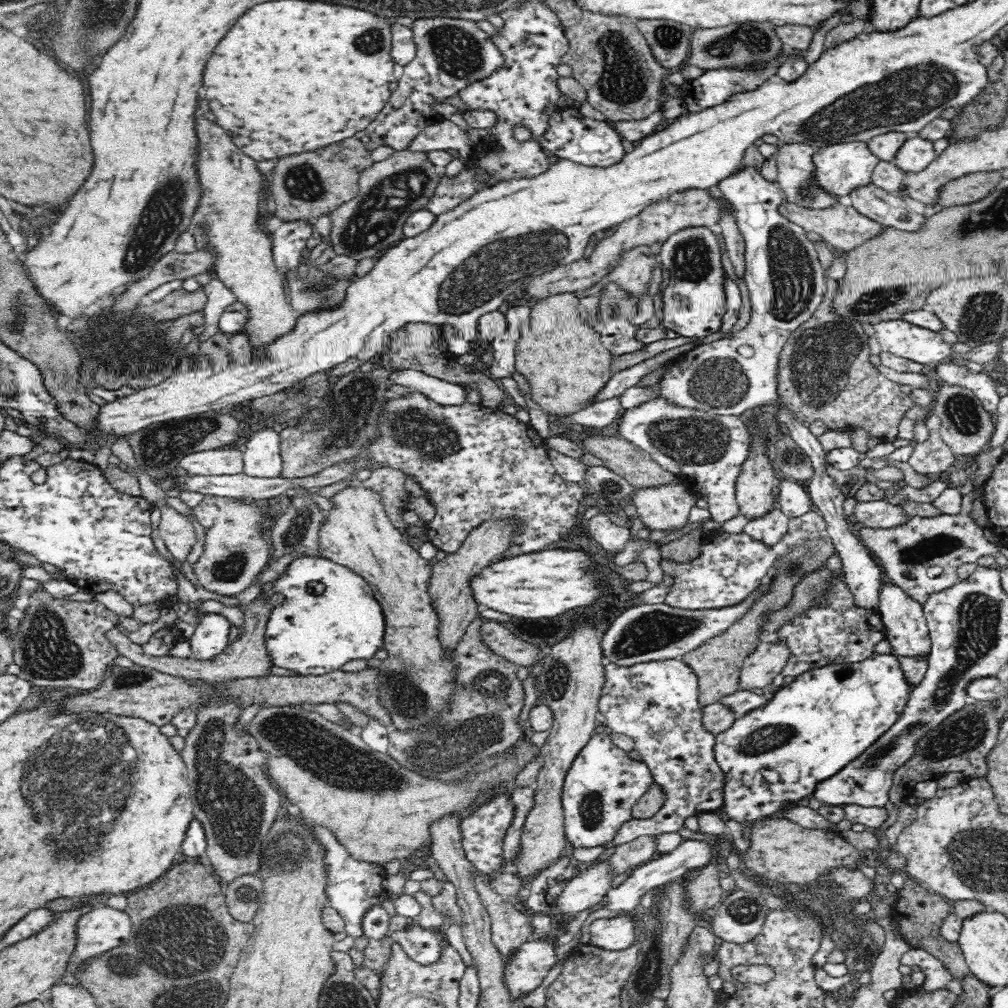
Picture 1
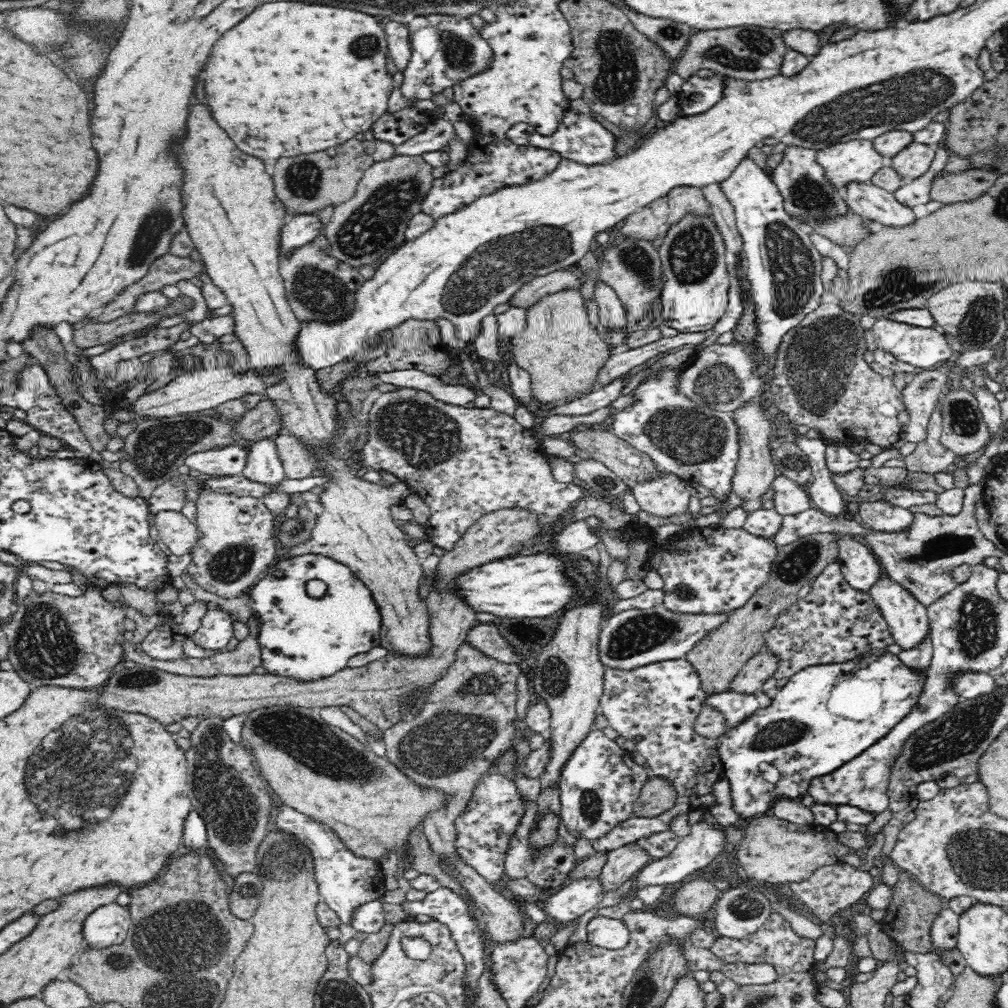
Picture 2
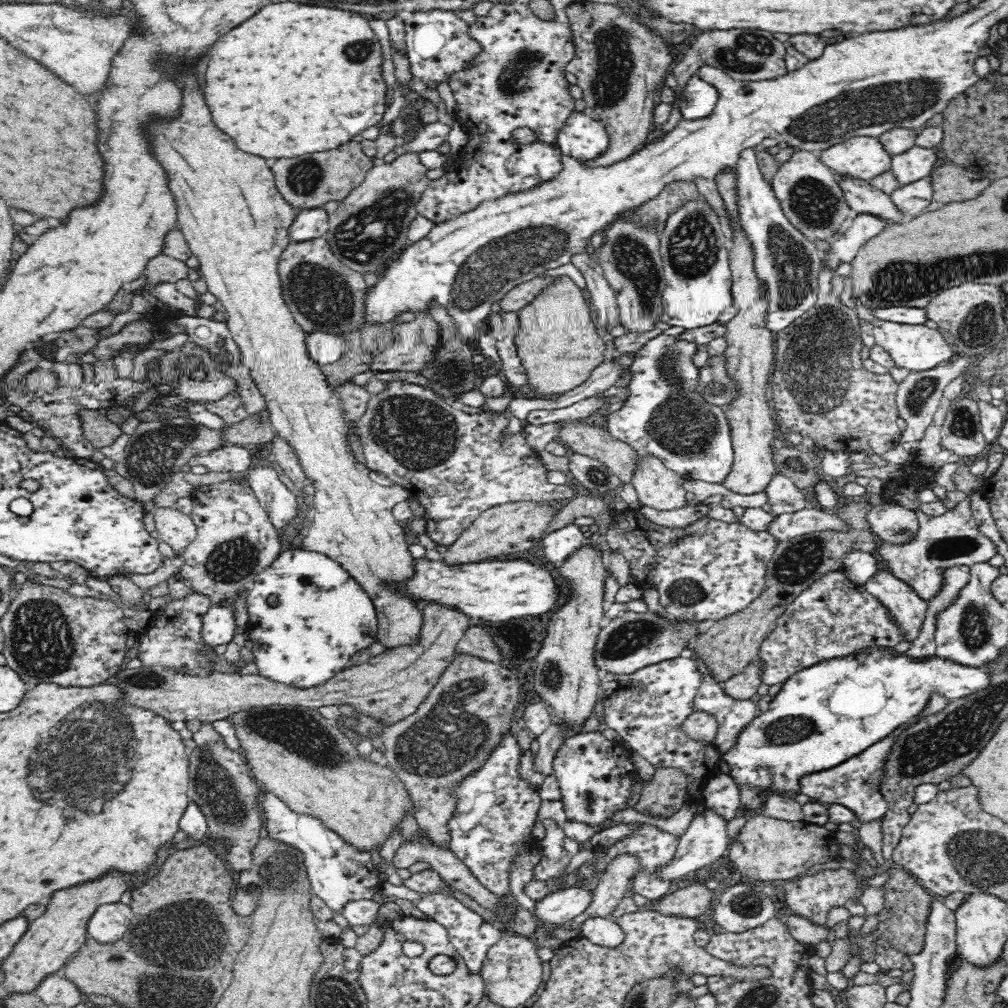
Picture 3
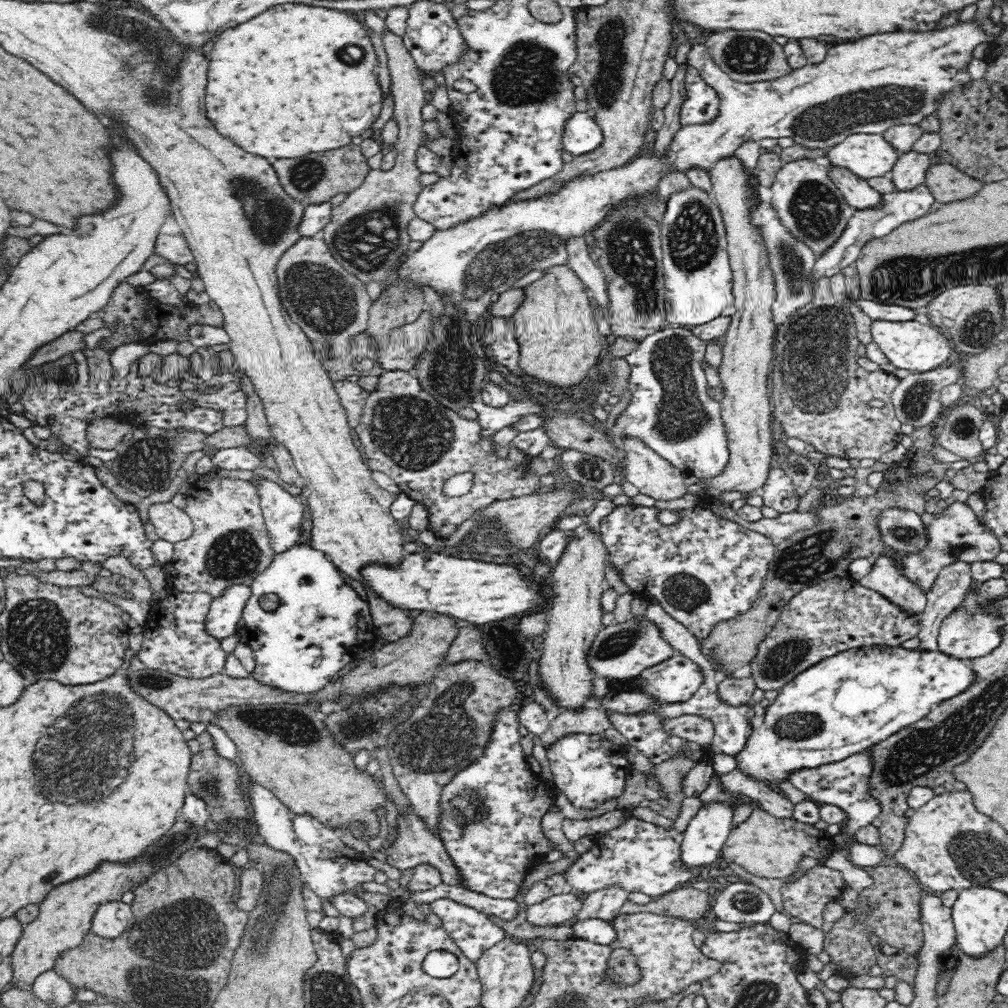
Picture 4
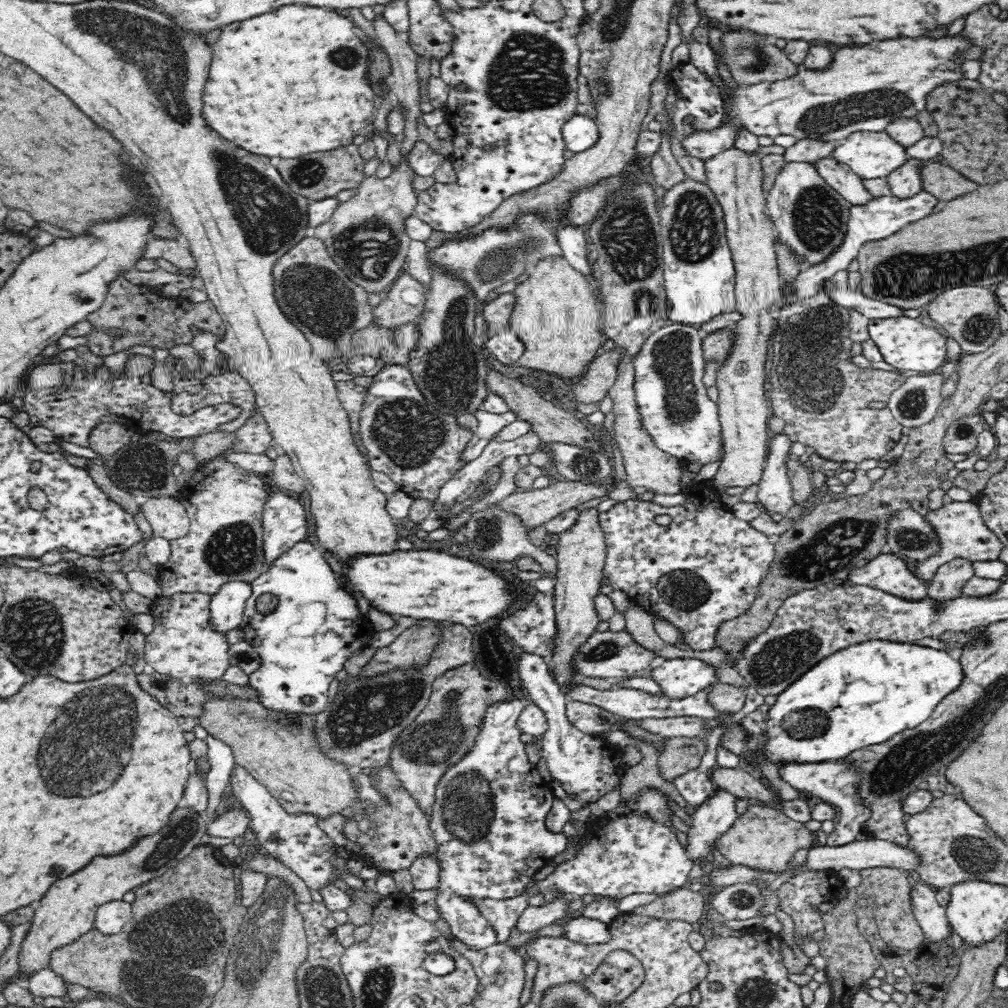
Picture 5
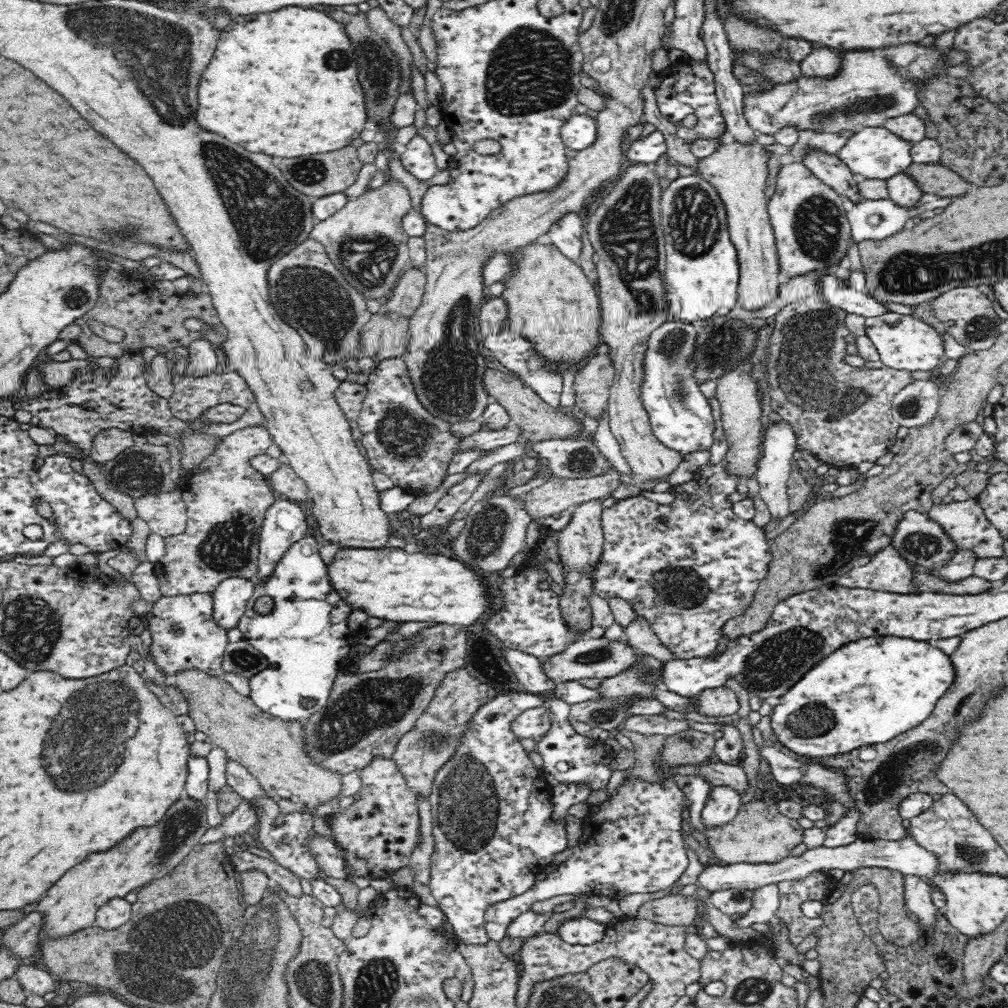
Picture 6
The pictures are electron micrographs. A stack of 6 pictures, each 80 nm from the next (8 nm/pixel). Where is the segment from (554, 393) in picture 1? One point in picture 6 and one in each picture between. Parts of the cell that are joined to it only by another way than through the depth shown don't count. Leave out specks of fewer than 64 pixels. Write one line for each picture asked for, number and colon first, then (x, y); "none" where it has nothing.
2: (563, 354)
3: (557, 342)
4: (559, 344)
5: (555, 317)
6: (552, 304)

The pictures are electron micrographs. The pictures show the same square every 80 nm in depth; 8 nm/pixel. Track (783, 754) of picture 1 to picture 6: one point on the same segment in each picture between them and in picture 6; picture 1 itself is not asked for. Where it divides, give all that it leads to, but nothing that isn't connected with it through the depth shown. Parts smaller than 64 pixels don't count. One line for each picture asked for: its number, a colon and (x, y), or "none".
2: (826, 715)
3: (823, 715)
4: (843, 705)
5: (863, 695)
6: (870, 691)

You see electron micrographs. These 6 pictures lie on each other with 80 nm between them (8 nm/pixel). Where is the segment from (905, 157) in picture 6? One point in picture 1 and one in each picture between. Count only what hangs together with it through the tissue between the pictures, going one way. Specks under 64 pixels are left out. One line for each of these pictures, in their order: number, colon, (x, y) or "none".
1: (840, 169)
2: (847, 163)
3: (862, 158)
4: (866, 156)
5: (869, 154)

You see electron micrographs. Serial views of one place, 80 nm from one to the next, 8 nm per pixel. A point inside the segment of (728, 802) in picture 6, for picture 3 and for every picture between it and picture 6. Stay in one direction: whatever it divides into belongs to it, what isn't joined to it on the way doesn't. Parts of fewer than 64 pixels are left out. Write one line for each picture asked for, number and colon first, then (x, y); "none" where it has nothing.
3: (705, 840)
4: (701, 843)
5: (711, 821)

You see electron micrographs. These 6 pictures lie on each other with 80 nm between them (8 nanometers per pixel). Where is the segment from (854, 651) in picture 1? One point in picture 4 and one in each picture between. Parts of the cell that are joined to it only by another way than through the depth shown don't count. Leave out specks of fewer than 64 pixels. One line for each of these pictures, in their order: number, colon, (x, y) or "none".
2: (831, 623)
3: (832, 619)
4: (835, 615)

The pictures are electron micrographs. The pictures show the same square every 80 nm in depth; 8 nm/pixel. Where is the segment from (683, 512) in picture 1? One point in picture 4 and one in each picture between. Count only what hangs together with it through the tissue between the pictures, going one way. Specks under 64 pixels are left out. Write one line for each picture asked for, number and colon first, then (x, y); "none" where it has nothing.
2: (667, 496)
3: (656, 487)
4: (653, 477)

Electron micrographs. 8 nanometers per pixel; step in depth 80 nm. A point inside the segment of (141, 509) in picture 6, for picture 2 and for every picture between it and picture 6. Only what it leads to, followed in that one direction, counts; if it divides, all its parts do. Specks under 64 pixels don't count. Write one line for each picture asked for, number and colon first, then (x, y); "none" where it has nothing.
2: (177, 531)
3: (175, 528)
4: (172, 524)
5: (168, 518)

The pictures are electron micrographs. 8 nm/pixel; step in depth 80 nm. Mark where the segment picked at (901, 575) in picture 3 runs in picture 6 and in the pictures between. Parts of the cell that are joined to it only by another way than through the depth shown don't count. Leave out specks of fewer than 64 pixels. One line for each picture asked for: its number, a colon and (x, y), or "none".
4: (956, 535)
5: (961, 532)
6: (965, 524)

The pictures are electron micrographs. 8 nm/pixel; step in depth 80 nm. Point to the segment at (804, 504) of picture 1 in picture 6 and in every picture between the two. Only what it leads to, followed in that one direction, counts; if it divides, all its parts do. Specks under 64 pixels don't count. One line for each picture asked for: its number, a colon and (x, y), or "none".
2: (789, 498)
3: (784, 496)
4: (779, 493)
5: (775, 493)
6: (779, 445)

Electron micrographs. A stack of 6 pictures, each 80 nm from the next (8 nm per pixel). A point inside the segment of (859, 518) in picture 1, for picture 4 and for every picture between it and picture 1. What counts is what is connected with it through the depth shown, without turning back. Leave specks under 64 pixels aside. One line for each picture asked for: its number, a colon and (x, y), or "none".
2: (880, 515)
3: (896, 523)
4: (902, 530)

